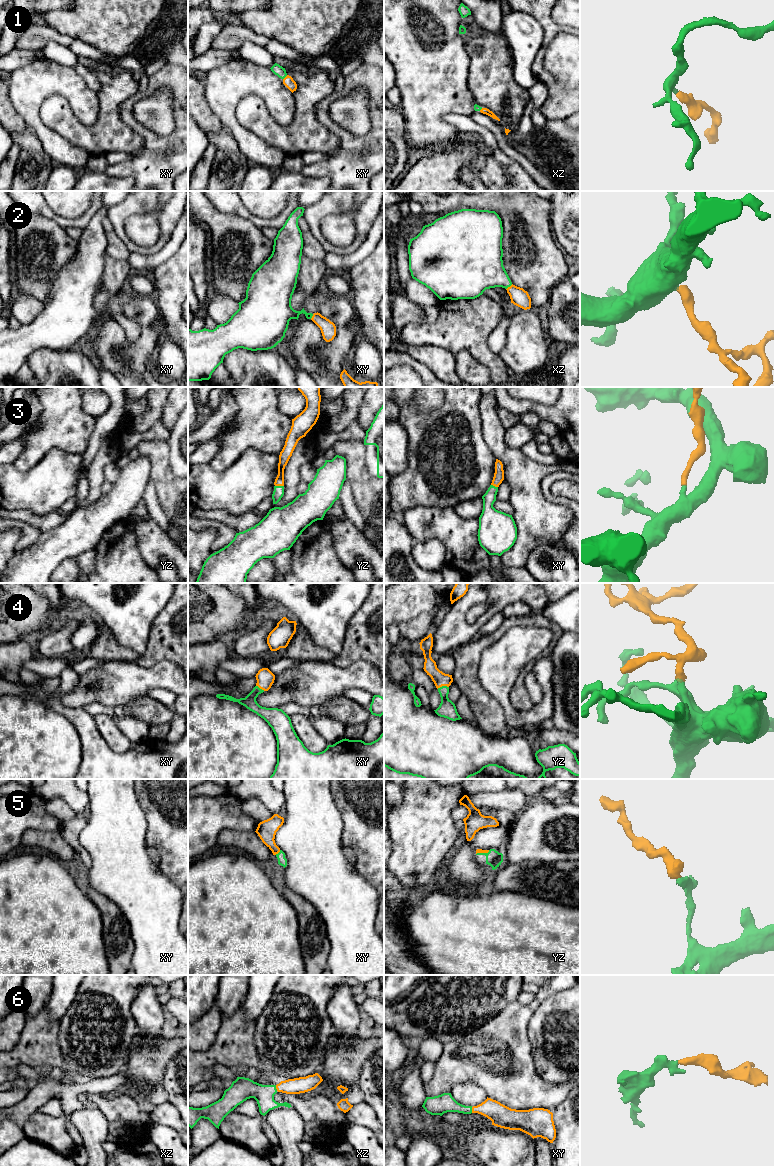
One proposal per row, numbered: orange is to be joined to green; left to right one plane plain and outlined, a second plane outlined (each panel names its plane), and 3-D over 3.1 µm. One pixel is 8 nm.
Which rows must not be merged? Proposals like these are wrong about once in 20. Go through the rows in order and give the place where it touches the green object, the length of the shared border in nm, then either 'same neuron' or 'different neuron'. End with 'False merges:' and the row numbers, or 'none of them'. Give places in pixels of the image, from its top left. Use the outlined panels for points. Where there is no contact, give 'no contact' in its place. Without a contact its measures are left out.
1: xy (285, 76) | 50 nm | same neuron
2: xz (509, 286) | 70 nm | same neuron
3: yz (279, 486) | 70 nm | same neuron
4: yz (442, 686) | 100 nm | same neuron
5: xy (278, 853) | 60 nm | same neuron
6: xz (275, 1088) | 50 nm | same neuron
False merges: none of them

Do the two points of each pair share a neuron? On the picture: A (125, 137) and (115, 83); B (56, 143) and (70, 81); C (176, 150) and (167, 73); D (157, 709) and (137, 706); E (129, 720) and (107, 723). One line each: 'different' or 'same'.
A: same
B: same
C: same
D: same
E: different

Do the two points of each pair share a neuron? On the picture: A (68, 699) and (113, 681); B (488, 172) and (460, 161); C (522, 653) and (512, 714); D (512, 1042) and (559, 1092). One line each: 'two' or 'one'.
A: one
B: one
C: one
D: one

